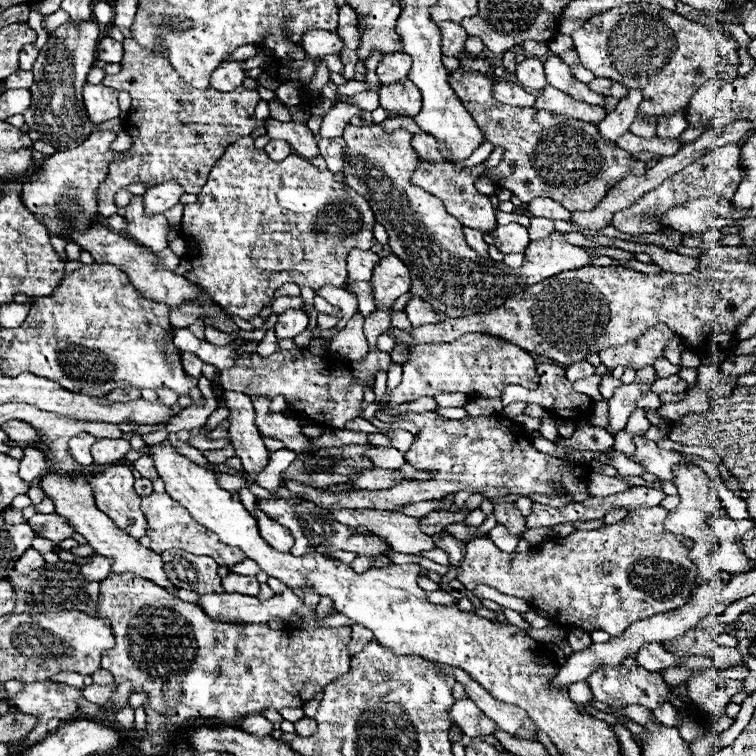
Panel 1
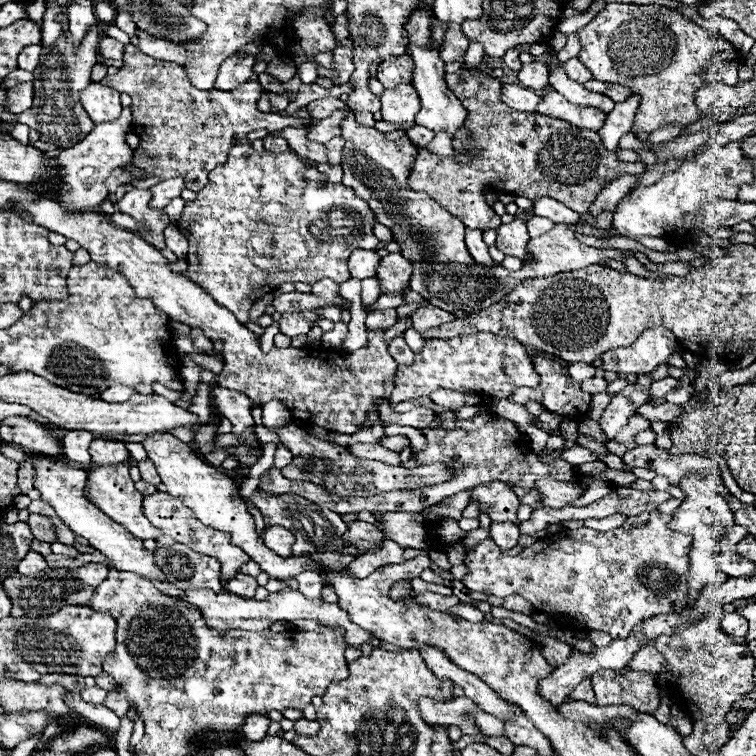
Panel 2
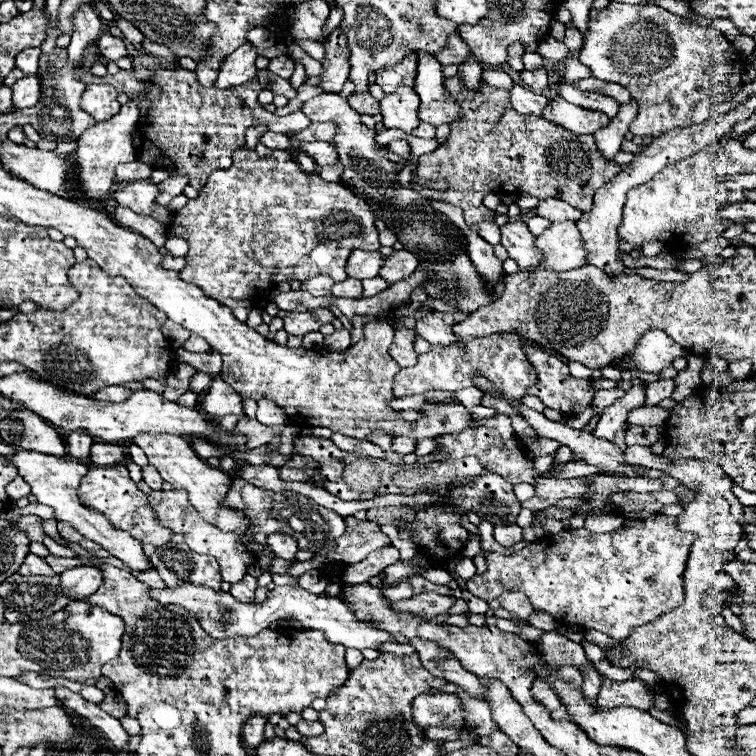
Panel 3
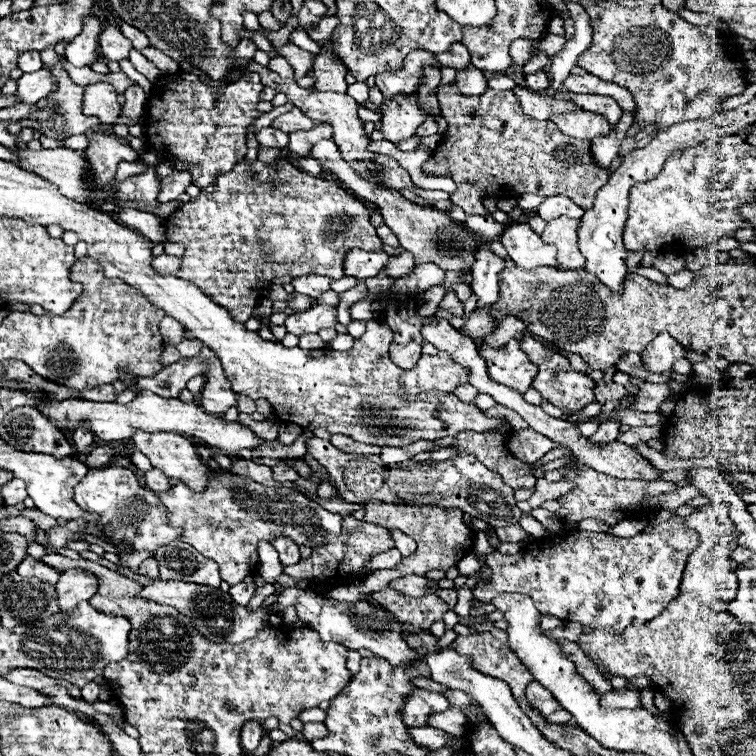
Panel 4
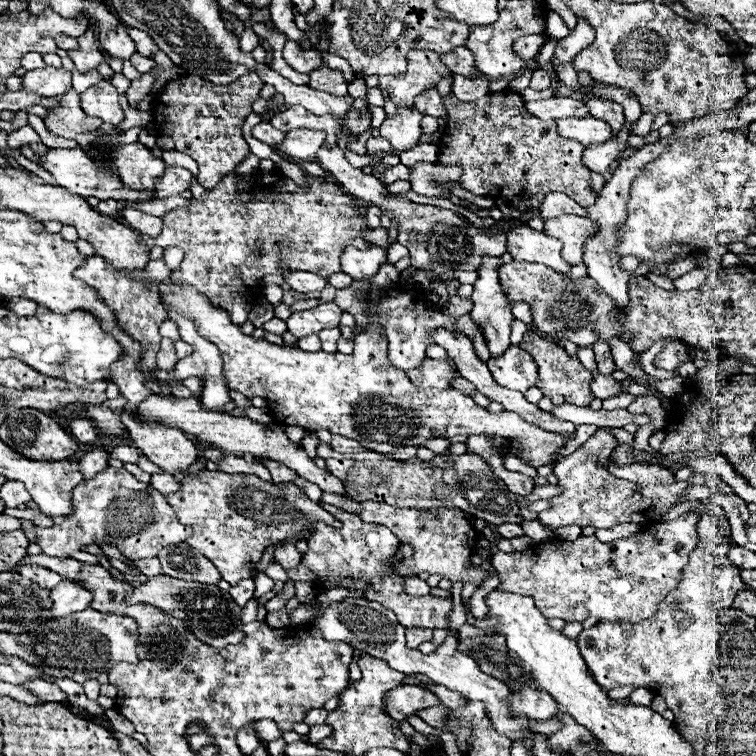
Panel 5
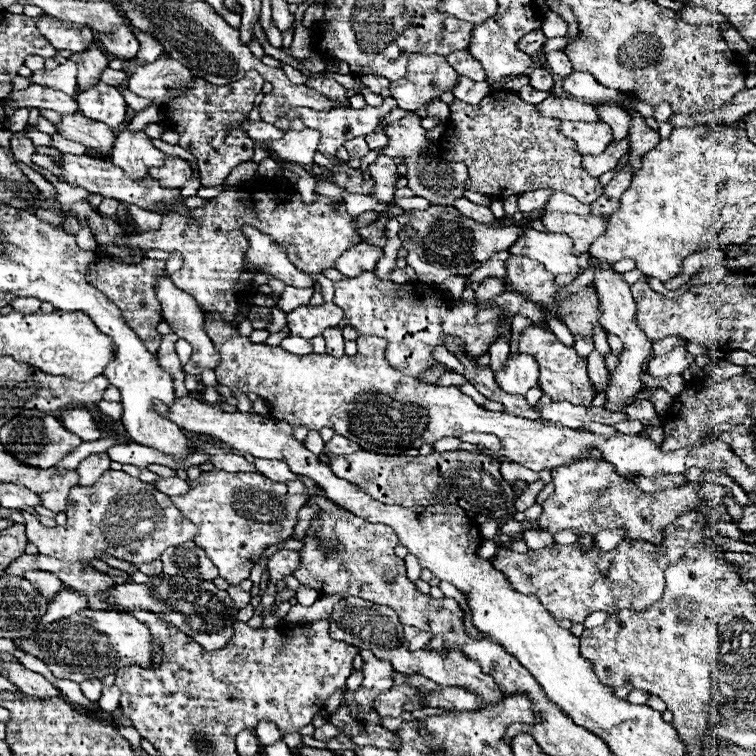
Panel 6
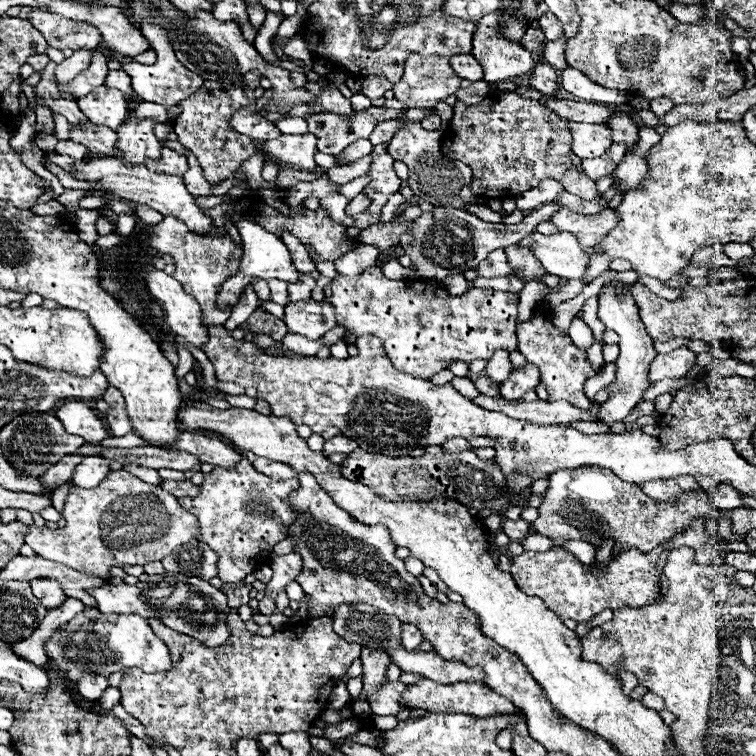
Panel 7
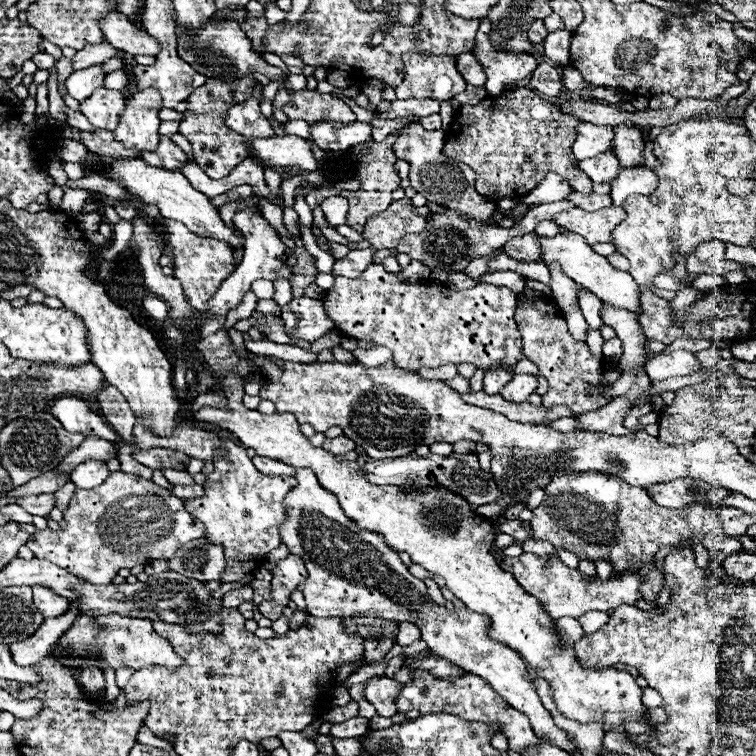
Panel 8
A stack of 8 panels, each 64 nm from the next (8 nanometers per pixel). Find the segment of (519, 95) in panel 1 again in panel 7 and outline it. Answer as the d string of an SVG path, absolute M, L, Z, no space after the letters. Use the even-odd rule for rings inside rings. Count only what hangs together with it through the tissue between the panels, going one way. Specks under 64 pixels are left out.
M550 98L544 104L556 116L568 122L588 122L588 124L606 124L610 108L596 102L576 102L576 100L556 100Z

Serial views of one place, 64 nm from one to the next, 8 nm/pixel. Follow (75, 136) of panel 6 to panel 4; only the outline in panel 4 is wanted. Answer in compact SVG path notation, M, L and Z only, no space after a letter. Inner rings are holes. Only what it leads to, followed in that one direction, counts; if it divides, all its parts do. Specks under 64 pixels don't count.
M60 56L60 62L58 64L42 64L42 68L46 68L46 70L52 72L54 82L56 82L56 90L50 92L48 98L42 98L36 104L36 112L34 114L28 114L28 116L24 116L19 121L22 127L32 128L31 120L38 120L42 136L56 138L56 140L66 140L66 138L70 138L74 134L84 134L84 130L100 124L98 118L88 118L86 114L82 114L82 94L84 94L84 86L78 86L78 84L74 84L70 80L70 76L64 70L64 64L62 62L64 62L64 56Z

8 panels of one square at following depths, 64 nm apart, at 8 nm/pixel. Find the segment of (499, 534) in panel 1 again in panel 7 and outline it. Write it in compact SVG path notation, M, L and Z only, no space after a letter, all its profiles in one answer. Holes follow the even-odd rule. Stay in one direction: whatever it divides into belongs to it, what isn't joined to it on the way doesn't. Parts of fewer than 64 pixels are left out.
M504 520L504 524L502 524L502 532L506 536L510 536L510 540L514 540L514 542L524 540L528 530L530 530L530 524L524 520Z

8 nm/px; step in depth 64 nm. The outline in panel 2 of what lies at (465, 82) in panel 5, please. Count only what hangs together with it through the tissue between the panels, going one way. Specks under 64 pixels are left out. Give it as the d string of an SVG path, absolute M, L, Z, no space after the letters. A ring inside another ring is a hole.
M470 42L468 44L468 50L466 50L466 54L464 54L464 68L468 68L468 70L474 70L474 68L478 68L478 64L482 62L482 56L484 56L484 48L476 42Z

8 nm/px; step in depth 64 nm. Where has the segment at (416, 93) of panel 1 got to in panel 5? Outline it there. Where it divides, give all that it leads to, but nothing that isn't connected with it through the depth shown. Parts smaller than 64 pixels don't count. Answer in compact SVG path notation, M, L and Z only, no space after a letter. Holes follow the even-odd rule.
M398 106L396 114L384 120L380 134L394 146L394 150L398 150L398 152L410 150L418 144L422 118L424 118L424 114L418 112L416 108Z

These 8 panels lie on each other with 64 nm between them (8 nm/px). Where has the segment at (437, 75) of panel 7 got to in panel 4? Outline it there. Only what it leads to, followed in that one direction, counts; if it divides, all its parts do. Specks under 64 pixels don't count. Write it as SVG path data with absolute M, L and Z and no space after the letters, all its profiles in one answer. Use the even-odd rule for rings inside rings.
M412 50L408 58L404 58L404 66L398 72L384 72L376 74L376 86L386 98L400 96L400 94L414 94L418 90L424 64L440 66L434 58L434 54L428 54L426 50Z

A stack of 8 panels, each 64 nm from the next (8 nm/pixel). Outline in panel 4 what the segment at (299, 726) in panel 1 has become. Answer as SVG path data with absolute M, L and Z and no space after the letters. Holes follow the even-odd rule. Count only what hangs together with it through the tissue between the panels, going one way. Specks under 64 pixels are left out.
M306 722L302 728L302 734L304 734L304 740L312 742L316 738L324 738L328 734L328 728L322 722Z

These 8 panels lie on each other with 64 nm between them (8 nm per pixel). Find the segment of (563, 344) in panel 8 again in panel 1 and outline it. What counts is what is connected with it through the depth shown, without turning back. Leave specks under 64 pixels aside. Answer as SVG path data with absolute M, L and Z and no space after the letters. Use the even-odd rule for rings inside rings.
M554 364L538 366L540 382L536 390L526 390L522 386L508 386L502 390L502 404L508 406L512 402L528 402L540 404L548 412L560 418L582 418L592 406L592 398L580 392L574 392L572 382L564 378L564 368Z

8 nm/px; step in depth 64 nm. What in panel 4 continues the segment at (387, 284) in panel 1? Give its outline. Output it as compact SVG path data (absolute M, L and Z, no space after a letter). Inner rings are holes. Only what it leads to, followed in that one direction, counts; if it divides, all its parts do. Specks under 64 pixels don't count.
M406 250L400 252L398 256L392 256L392 258L388 260L388 264L384 266L384 270L386 270L386 274L388 274L390 278L402 278L402 276L410 274L414 268L416 268L414 256L408 254Z

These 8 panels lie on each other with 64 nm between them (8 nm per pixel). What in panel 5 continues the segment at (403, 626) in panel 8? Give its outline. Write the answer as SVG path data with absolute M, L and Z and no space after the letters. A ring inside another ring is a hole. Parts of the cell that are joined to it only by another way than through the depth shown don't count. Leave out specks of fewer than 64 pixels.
M420 628L406 630L408 648L418 648L422 642L432 642L432 630L420 630Z

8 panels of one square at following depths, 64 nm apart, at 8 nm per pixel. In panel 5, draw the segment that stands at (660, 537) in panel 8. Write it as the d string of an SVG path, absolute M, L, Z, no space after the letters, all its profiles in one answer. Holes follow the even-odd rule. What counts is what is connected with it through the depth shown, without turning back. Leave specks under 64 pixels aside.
M600 428L594 436L590 436L584 446L580 446L574 454L562 458L554 472L558 476L558 484L564 488L562 494L552 498L552 508L540 512L540 522L552 530L560 526L618 526L622 522L632 524L644 524L650 526L652 522L660 519L678 502L678 496L688 488L688 482L672 482L672 484L654 484L654 486L642 486L636 482L620 482L618 478L612 478L604 470L604 462L610 458L616 438L610 432L610 428ZM586 452L590 452L594 458L586 458ZM656 502L656 504L654 504Z

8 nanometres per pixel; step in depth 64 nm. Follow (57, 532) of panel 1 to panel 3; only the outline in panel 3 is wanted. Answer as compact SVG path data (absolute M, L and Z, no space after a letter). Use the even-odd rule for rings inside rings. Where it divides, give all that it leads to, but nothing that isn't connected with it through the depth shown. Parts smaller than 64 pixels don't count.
M22 516L14 526L18 526L18 528L22 528L24 532L28 532L28 536L30 536L30 540L32 542L42 542L44 540L44 528L42 528L42 520L38 518L38 516Z

